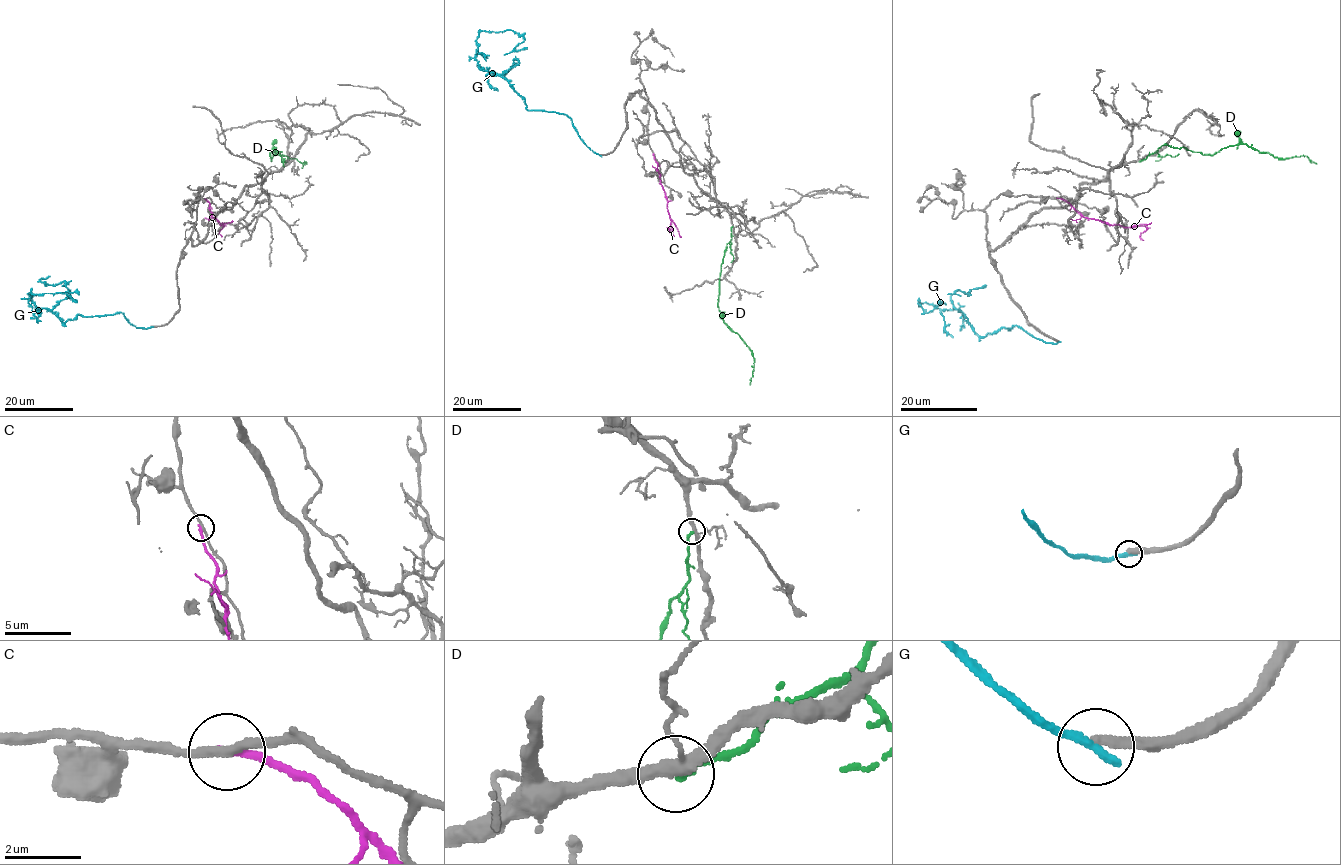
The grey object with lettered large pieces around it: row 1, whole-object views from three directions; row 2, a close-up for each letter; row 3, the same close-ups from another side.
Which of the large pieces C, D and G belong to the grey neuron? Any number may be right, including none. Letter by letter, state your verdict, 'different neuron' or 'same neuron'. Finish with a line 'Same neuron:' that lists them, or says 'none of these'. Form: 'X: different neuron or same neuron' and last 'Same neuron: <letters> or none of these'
C: different neuron
D: different neuron
G: different neuron
Same neuron: none of these

